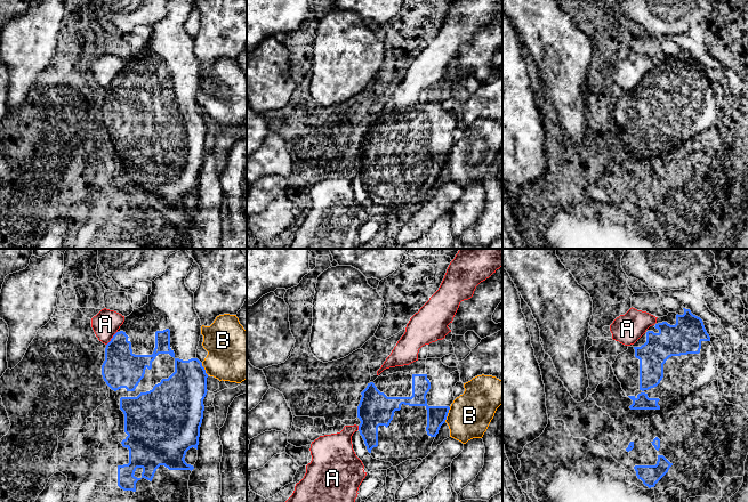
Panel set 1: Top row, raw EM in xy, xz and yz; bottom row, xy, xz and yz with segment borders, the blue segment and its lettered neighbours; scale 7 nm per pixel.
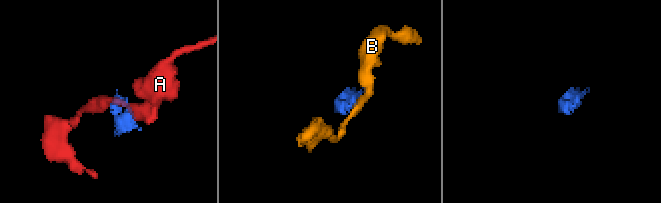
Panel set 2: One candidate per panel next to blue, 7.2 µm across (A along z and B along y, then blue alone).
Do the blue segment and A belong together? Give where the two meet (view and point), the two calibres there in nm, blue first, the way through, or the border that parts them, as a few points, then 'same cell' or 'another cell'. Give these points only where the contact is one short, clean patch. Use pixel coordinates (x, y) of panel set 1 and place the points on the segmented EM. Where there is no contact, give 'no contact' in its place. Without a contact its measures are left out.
meets blue in xy at (112, 338); 280 nm thick on the blue side, 190 nm on the other; border along xy (117, 331), (106, 345); another cell

